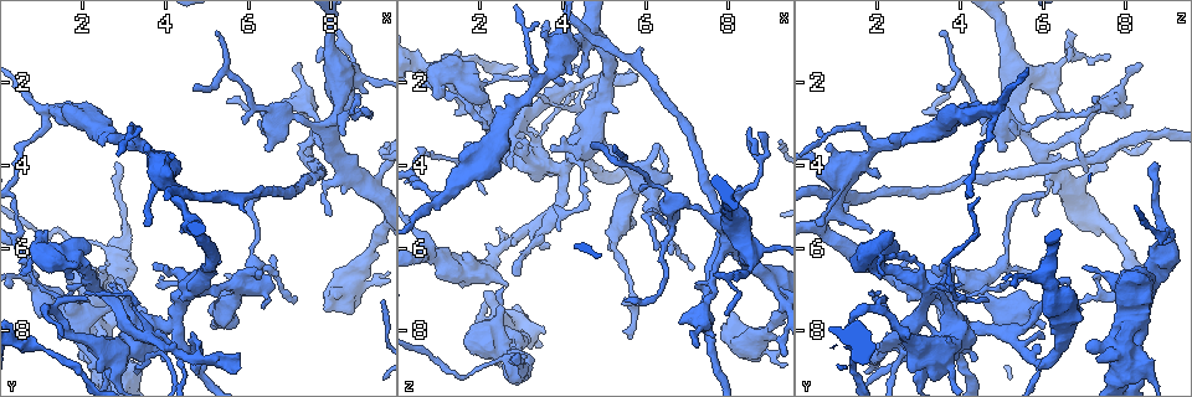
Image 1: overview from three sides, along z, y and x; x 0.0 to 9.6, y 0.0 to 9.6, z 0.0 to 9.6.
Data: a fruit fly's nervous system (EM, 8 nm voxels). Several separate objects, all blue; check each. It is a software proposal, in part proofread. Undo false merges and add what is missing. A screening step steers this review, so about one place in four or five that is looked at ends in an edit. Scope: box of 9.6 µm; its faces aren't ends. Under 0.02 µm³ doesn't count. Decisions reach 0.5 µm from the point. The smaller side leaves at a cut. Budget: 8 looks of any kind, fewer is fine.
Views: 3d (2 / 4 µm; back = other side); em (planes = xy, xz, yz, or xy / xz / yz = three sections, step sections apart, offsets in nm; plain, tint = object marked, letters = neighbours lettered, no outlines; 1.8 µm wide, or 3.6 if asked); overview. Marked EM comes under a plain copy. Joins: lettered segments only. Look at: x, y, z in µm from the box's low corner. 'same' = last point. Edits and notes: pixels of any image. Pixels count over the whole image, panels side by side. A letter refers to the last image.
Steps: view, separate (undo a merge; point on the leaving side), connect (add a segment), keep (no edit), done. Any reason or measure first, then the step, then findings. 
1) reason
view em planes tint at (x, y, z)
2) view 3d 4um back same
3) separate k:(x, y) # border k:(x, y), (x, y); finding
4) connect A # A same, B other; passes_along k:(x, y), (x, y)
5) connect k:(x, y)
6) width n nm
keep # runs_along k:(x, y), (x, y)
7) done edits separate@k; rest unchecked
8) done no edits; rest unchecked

branch stops here
view 3d 2um at (2.80, 4.00, 8.75)

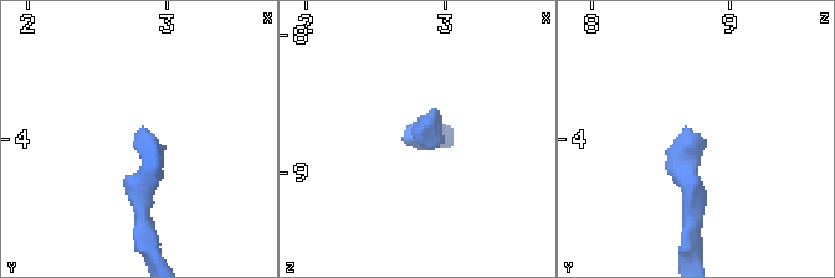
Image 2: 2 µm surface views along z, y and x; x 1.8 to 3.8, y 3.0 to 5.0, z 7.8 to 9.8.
now the EM
view em planes letters at (2.82, 3.96, 8.76)

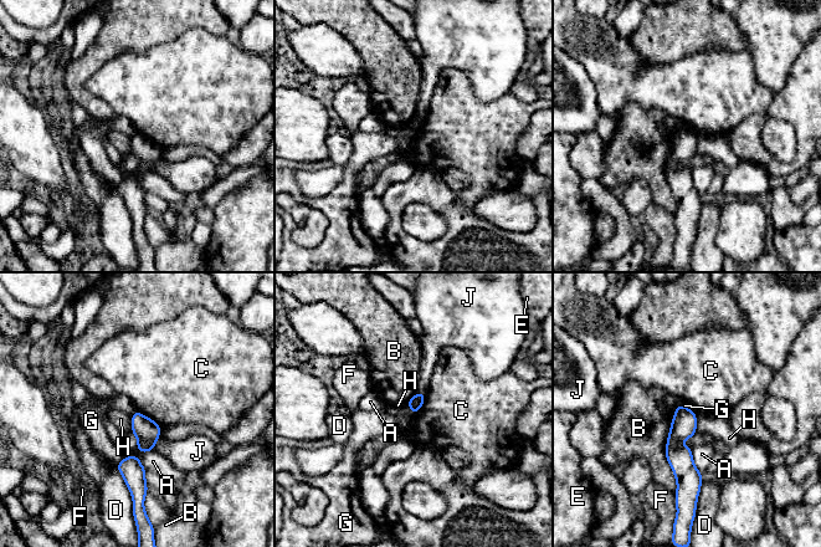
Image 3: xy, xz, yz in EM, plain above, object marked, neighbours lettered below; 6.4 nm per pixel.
keep # A other, B other, C other, D other, E other, F other, G other, H other, J other; runs_along 3:(680, 408), (678, 455), (686, 486); none of them fits

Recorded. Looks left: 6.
thick turns thin
view 3d 2um at (2.30, 5.90, 8.80)

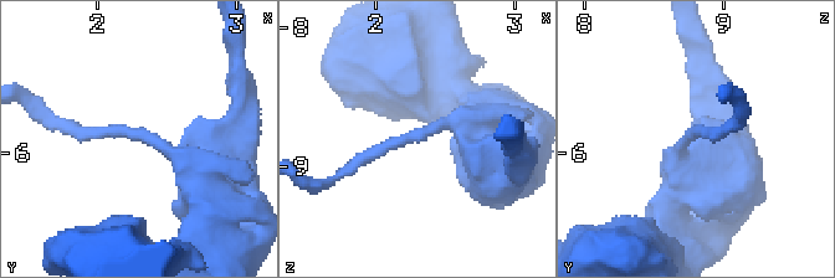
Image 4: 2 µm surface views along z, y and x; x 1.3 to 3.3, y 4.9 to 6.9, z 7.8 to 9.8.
need the tissue
view em xy step 4 tint at (2.34, 5.88, 8.74)

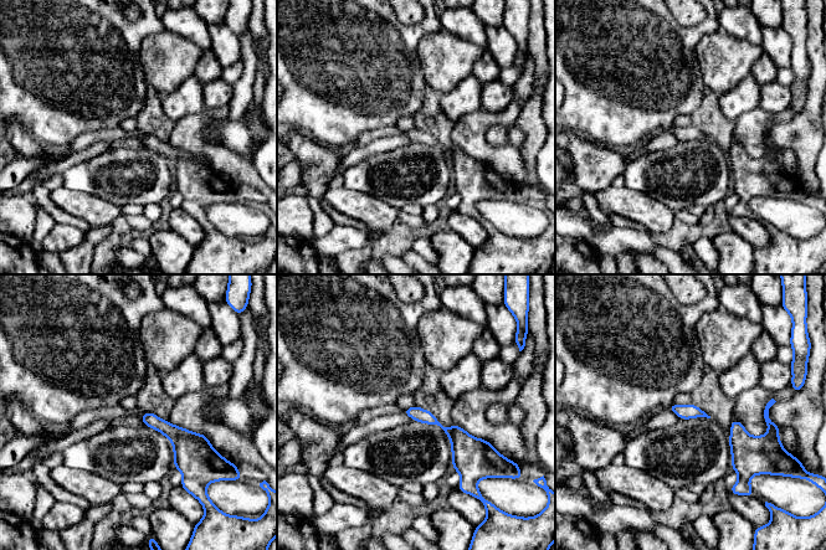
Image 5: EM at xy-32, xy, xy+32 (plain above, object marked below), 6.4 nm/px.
view em planes letters same

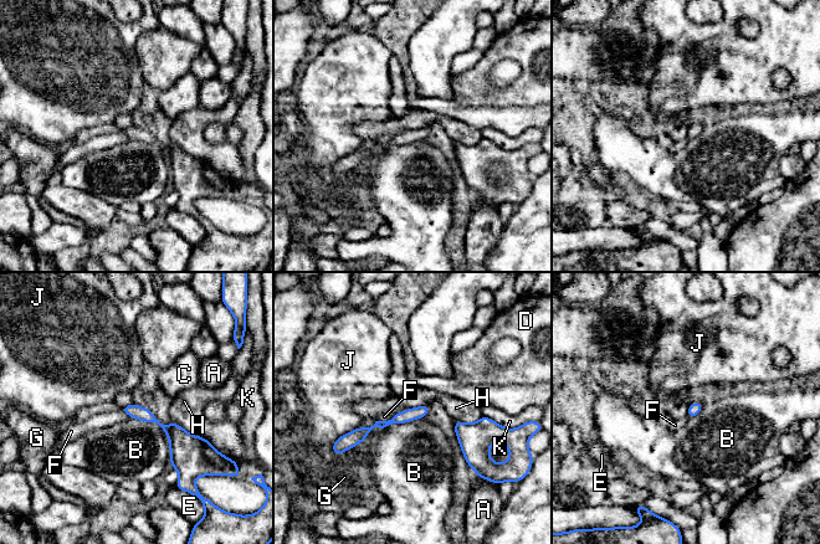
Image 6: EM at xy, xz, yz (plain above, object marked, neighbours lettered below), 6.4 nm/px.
separate 6:(137, 412) # A other, B other, C other, D other, E other, F other, G other, H other, J other, K other; border 6:(170, 425), (170, 431), (167, 435); a second neuron is stuck on

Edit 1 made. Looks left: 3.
view 3d 4um at (4.15, 7.90, 3.90)

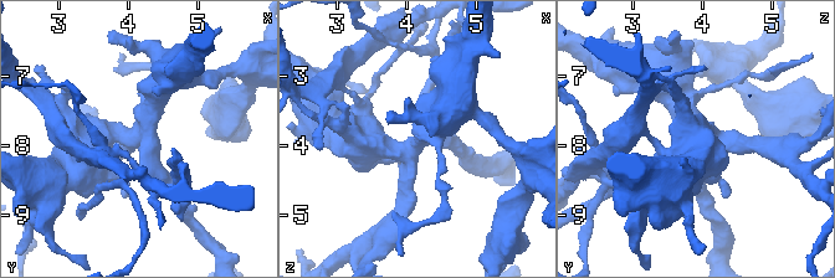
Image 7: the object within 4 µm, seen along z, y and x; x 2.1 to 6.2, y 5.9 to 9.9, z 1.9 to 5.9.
view em planes letters at (4.20, 7.85, 3.90)

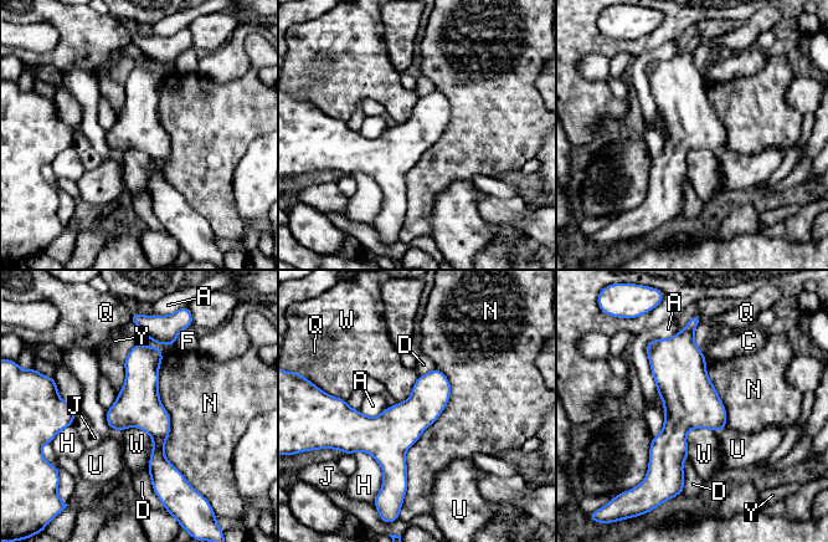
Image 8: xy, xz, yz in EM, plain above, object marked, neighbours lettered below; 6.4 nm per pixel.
width 280 nm; longest_contact N 850 nm
keep # A other, C other, D other, F other, H other, J other, N other, Q other, U other, W other, Y other; all the same neuron

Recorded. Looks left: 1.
done edits separate@6; rest unchecked

